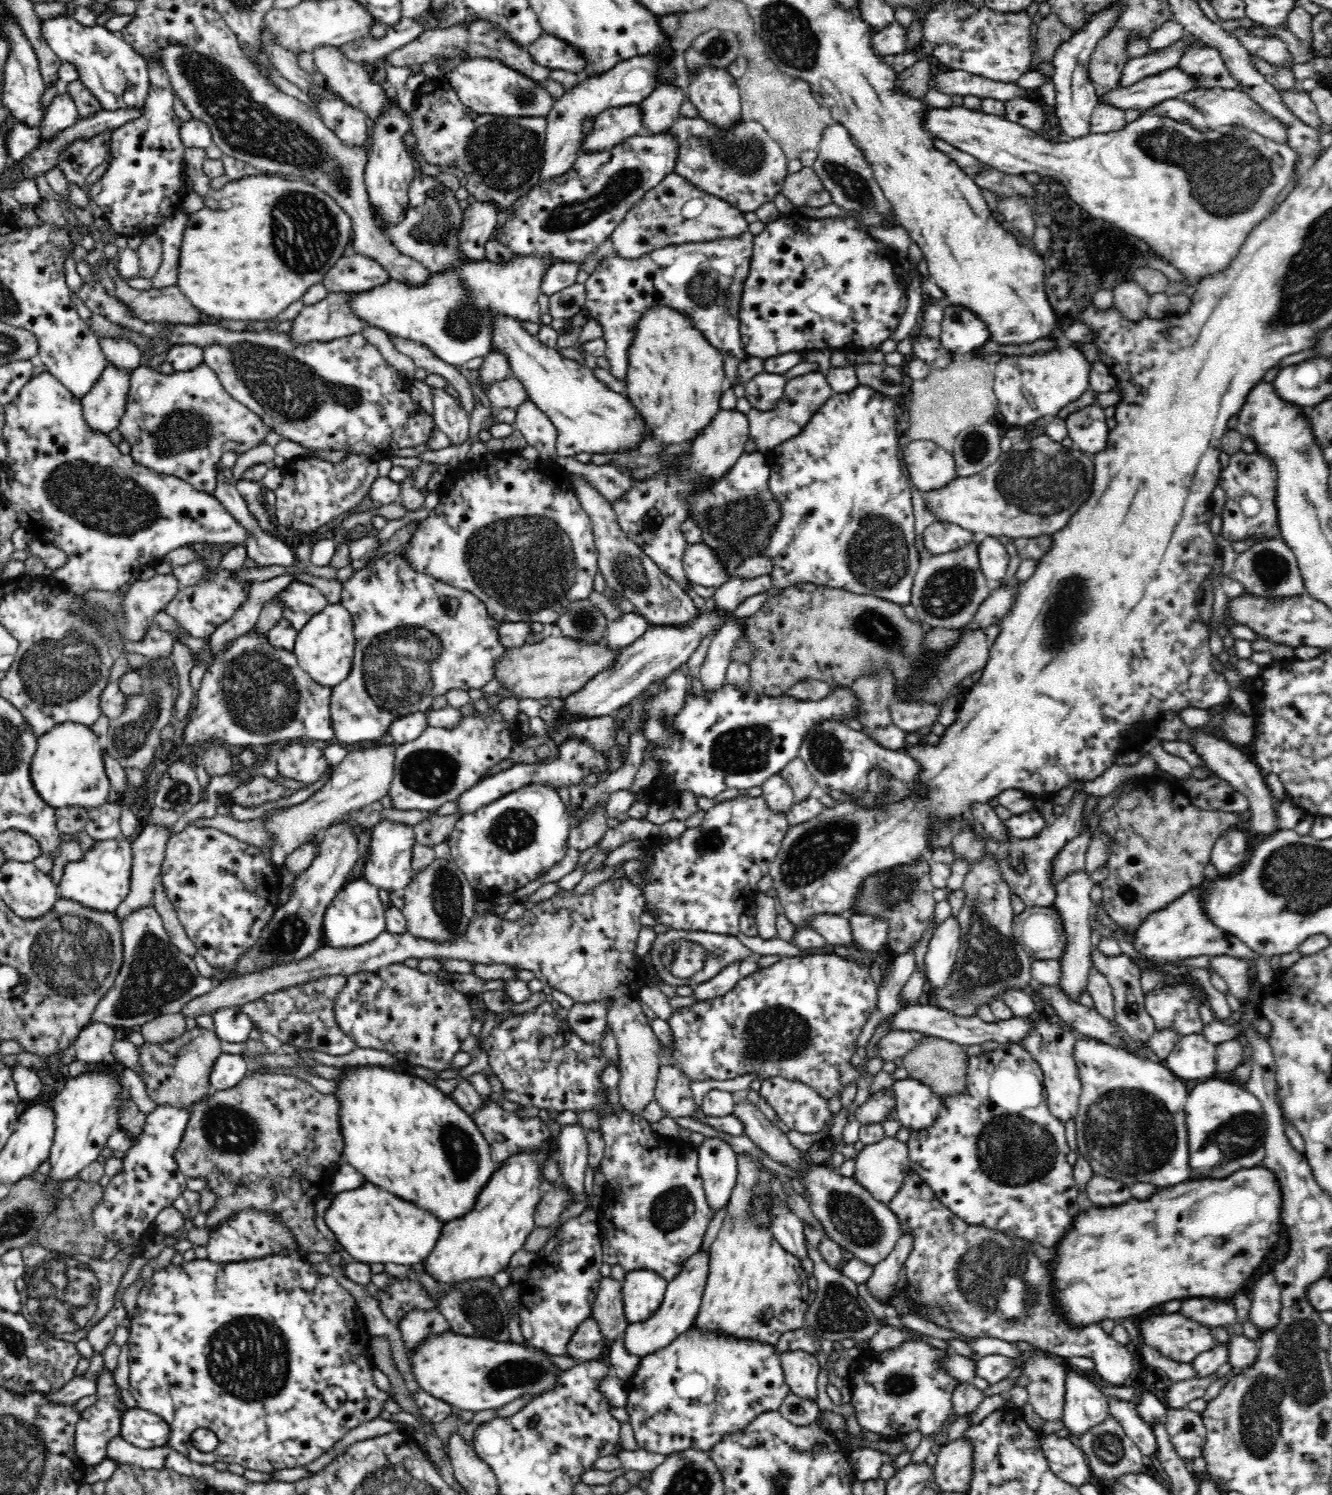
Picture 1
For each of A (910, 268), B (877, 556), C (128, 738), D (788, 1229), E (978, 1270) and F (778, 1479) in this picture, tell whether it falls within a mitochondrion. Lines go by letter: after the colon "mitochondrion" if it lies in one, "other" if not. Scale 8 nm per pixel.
A: other
B: mitochondrion
C: mitochondrion
D: other
E: mitochondrion
F: mitochondrion

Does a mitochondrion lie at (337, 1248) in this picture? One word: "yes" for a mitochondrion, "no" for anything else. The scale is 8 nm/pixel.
no

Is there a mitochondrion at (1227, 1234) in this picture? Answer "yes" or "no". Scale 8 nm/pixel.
no

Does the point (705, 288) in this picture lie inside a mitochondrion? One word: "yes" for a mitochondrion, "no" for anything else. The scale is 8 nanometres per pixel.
yes

